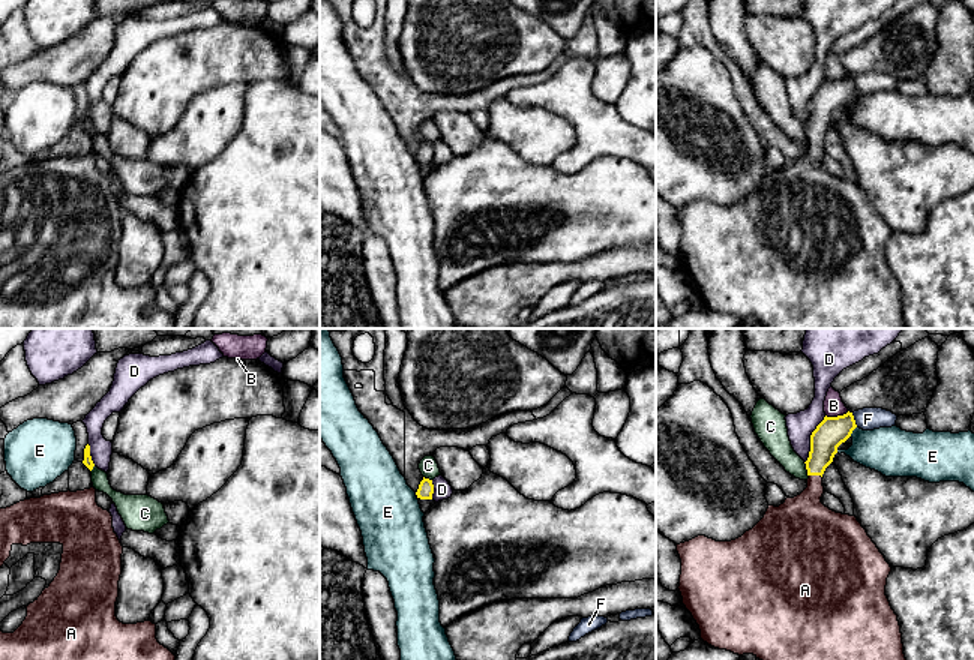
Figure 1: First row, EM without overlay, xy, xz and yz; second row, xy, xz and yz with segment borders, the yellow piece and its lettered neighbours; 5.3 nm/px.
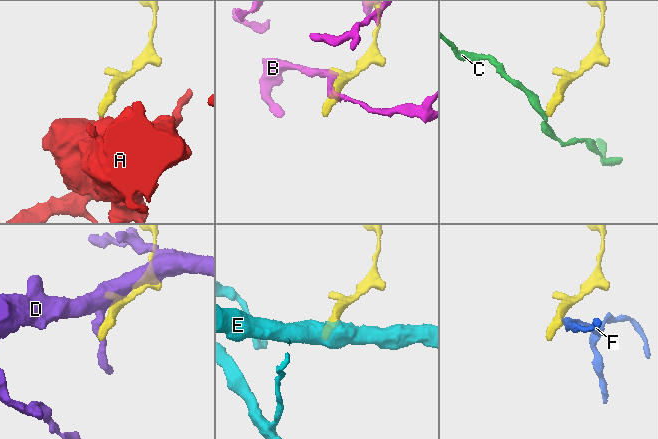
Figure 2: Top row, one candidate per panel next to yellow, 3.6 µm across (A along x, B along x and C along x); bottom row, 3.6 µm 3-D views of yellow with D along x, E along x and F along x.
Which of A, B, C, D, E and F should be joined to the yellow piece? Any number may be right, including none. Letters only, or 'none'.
A

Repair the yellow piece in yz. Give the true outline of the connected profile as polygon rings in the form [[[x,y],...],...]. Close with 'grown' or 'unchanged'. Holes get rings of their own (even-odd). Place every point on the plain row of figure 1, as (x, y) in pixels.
[[[849,75],[837,81],[825,80],[810,99],[804,126],[807,152],[779,171],[768,170],[764,182],[741,201],[716,206],[698,200],[677,208],[681,224],[678,254],[704,306],[738,320],[753,318],[765,328],[908,328],[897,279],[885,260],[890,228],[855,180],[836,177],[821,166],[822,138],[855,92]]] | grown

